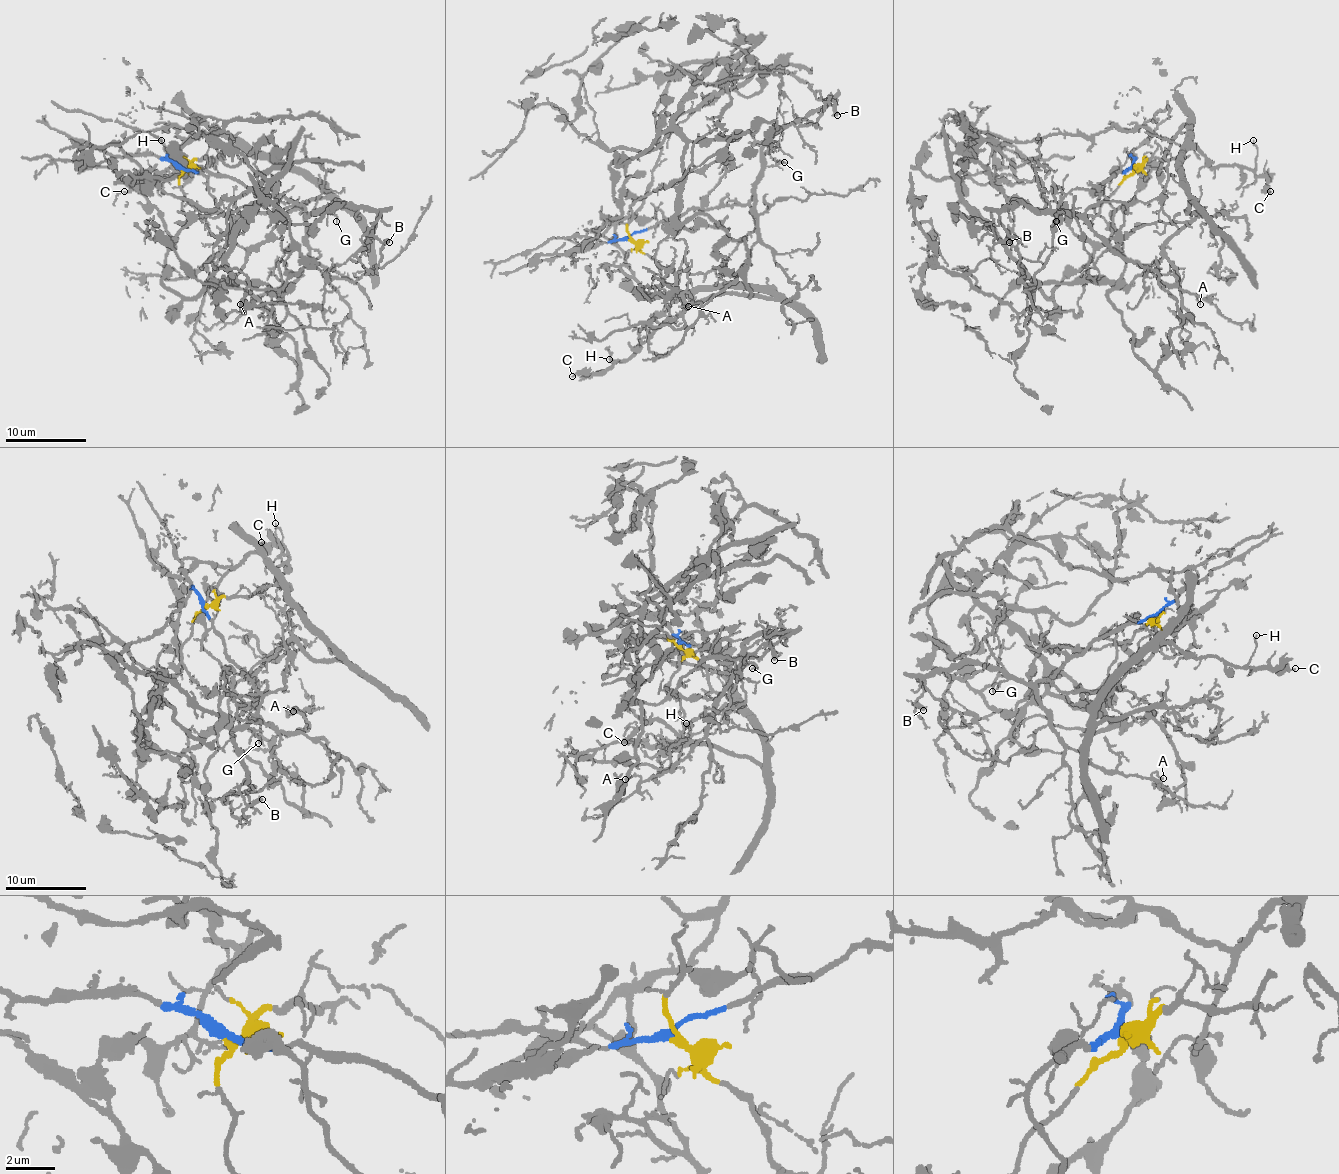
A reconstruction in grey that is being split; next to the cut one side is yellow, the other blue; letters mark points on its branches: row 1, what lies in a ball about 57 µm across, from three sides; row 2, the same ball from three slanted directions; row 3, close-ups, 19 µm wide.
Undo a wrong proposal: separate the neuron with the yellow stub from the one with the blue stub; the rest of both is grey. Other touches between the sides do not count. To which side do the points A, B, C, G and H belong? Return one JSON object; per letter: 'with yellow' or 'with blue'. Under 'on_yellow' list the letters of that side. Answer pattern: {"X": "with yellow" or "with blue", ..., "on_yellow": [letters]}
{"A": "with blue", "B": "with blue", "C": "with yellow", "G": "with blue", "H": "with yellow", "on_yellow": ["C", "H"]}

